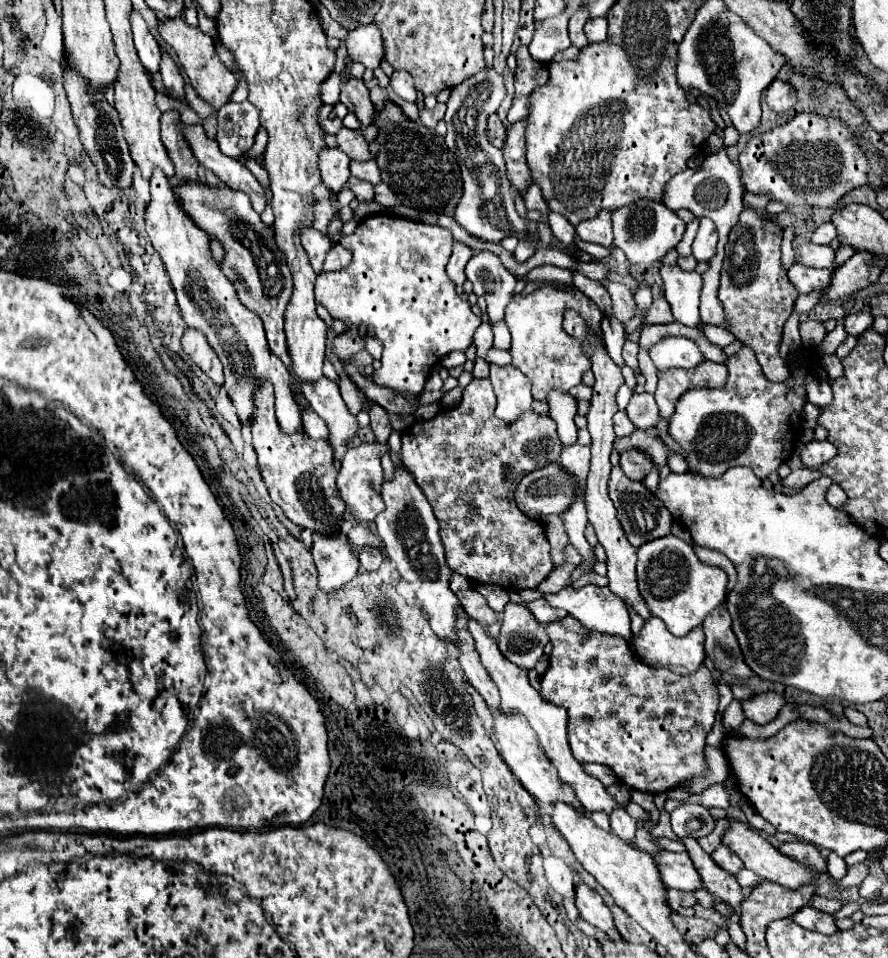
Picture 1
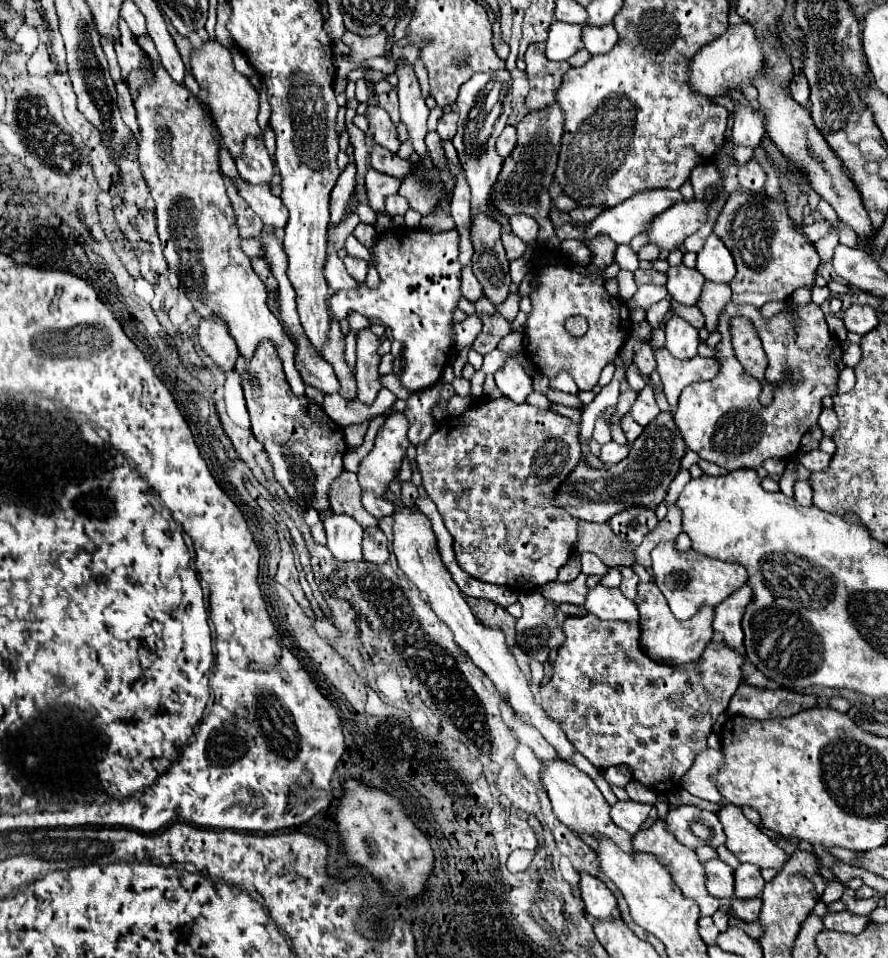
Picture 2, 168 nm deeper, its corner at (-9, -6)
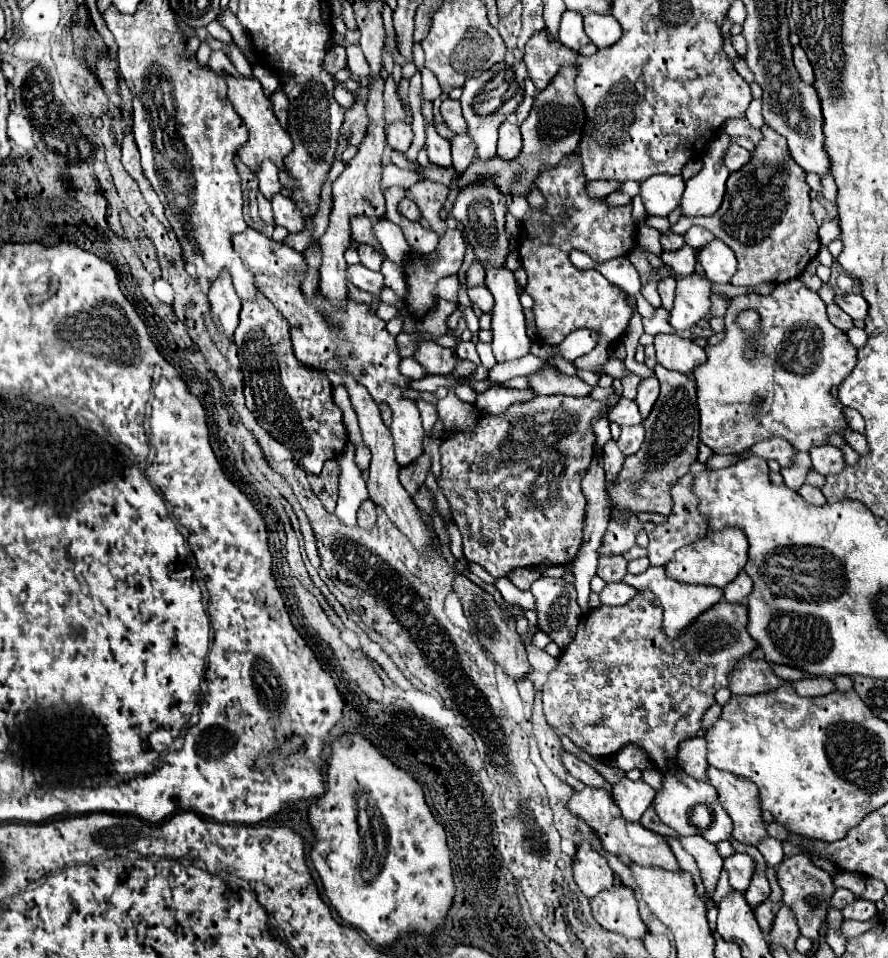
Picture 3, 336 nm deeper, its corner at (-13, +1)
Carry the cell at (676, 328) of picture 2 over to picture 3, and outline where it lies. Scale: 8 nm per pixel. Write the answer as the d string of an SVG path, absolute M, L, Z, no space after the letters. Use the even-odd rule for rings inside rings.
M693 272L693 276L677 278L675 306L671 310L671 326L677 334L689 334L691 328L709 314L711 308L711 284L709 280Z

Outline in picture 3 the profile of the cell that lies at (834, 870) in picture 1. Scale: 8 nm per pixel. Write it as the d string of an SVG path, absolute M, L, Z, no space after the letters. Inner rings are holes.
M837 888L835 894L833 894L833 898L831 898L831 906L837 908L837 910L843 910L843 908L845 908L847 904L851 904L853 900L855 900L855 896L853 896L849 890Z

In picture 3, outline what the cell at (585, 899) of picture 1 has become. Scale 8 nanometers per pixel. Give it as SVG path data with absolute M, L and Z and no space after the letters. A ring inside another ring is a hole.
M579 844L573 858L573 876L581 892L589 898L613 886L613 870L591 844Z

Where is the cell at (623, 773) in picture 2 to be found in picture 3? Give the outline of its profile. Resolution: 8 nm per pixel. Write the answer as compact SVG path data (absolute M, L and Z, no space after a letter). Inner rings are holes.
M627 744L621 752L617 752L615 760L623 772L629 772L631 768L645 770L649 766L649 756L645 756L645 752L641 752L641 748L637 748L633 744Z

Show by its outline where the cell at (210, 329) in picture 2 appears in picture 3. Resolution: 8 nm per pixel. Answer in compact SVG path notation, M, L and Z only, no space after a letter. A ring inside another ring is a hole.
M221 272L221 276L213 282L211 292L209 292L209 302L211 302L215 324L219 326L223 334L233 338L233 332L239 320L241 300L237 292L233 292L233 282L229 280L229 272Z

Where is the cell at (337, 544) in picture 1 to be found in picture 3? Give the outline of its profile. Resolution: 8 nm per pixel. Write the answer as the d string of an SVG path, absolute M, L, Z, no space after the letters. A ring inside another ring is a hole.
M347 442L337 462L339 462L339 500L335 514L341 518L343 524L357 526L357 510L361 502L369 498L369 494L363 480L363 472L355 462L355 446L351 442Z

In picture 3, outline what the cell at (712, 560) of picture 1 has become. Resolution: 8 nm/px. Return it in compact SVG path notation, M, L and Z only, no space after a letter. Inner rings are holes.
M741 572L741 574L737 574L737 580L731 580L725 586L725 590L723 590L725 592L725 600L729 600L729 602L743 602L745 604L751 588L753 588L751 578L745 572Z

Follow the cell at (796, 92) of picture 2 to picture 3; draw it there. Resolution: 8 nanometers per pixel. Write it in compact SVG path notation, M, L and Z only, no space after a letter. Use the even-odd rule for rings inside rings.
M793 46L793 62L795 62L795 68L797 72L801 74L801 78L807 82L807 84L813 84L815 82L815 74L813 74L813 66L807 58L807 54L803 52L801 46Z

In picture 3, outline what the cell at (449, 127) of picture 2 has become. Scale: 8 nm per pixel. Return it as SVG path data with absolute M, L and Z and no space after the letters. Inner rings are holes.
M447 98L447 100L441 104L441 116L445 118L445 122L449 124L449 128L451 128L455 134L467 134L465 118L463 118L463 114L461 114L461 104L459 104L459 100Z

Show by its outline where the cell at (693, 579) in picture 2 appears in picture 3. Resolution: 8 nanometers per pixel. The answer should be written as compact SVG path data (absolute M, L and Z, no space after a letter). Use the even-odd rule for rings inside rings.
M723 528L721 532L707 532L701 540L687 544L675 552L675 558L667 564L667 572L677 582L689 584L713 584L725 588L747 564L747 536L741 528Z

